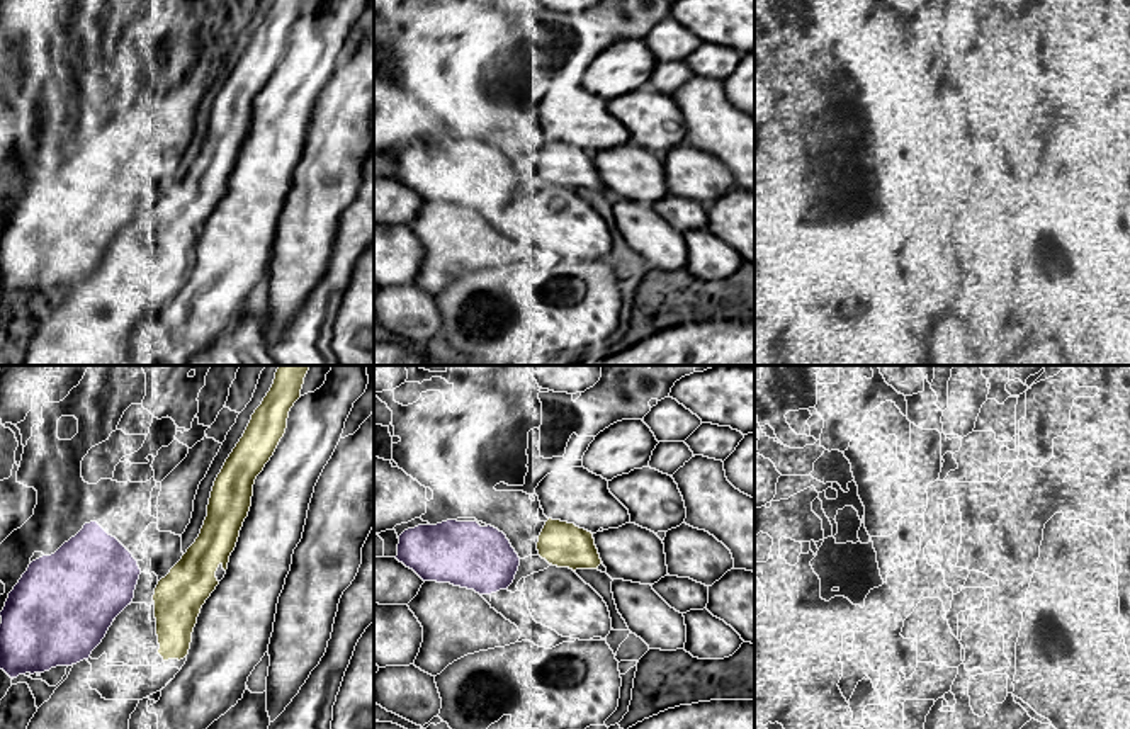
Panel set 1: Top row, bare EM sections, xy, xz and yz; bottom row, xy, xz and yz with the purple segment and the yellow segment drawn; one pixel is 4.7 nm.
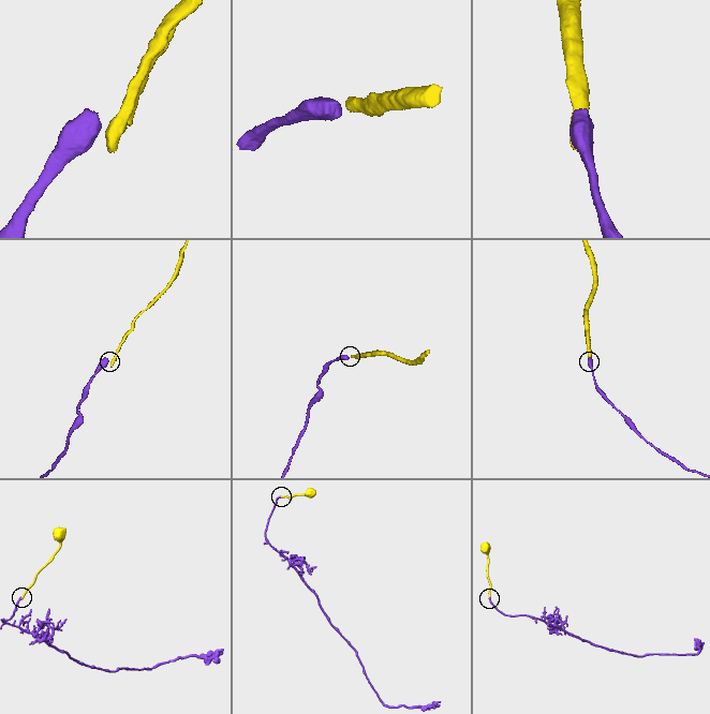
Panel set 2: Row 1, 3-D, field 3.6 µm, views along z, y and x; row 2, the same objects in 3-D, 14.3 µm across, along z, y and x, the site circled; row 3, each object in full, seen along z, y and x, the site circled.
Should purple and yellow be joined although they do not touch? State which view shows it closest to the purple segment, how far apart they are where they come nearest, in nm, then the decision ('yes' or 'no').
view xy; gap 90 nm; no

